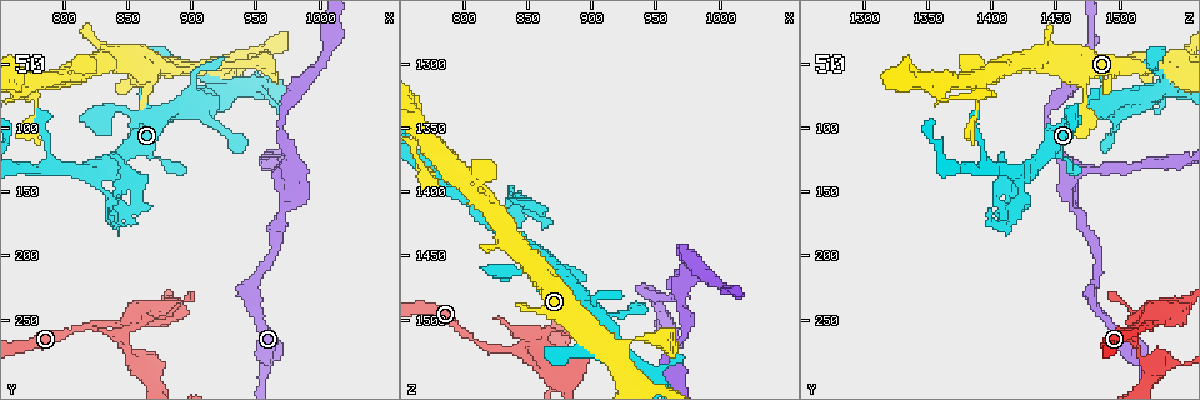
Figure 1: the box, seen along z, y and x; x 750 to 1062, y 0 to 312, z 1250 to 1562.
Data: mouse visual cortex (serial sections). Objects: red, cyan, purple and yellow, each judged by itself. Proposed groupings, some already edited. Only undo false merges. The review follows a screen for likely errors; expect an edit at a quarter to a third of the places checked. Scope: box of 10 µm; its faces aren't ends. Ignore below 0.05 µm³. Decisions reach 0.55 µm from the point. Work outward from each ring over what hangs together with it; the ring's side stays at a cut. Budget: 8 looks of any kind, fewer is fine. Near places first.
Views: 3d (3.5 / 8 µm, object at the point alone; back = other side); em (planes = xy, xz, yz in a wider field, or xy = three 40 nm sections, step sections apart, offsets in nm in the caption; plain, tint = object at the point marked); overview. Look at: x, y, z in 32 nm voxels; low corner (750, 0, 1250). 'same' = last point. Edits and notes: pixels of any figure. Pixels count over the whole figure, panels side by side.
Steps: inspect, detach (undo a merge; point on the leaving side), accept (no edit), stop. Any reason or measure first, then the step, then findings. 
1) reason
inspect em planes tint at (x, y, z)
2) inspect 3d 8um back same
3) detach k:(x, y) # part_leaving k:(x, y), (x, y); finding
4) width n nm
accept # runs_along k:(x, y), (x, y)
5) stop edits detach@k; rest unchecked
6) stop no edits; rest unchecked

abrupt turn
inspect 3d 8um at (864, 92, 1474)

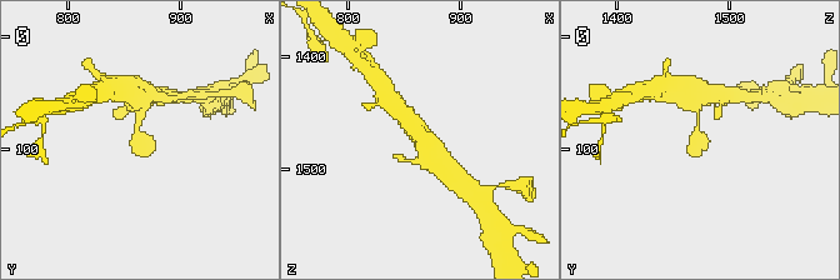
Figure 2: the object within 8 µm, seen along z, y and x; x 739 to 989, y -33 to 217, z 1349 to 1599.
inspect 3d 3.5um same

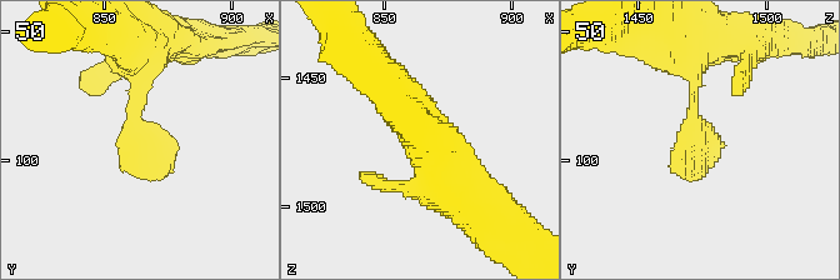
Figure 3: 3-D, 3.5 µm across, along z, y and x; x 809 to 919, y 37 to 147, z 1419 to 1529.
shape alone is not enough
inspect em xy step 1 tint at (863, 89, 1473)

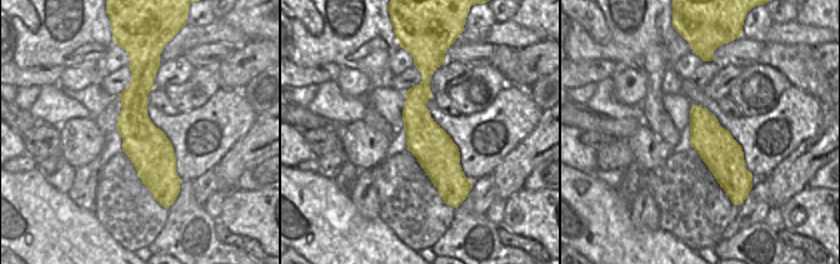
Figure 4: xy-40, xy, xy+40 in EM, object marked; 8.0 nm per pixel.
width 320 nm
accept # runs_along 3:(141, 36), (134, 129), (173, 168); one cell here

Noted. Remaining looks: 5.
inspect 3d 3.5um at (980, 132, 1462)

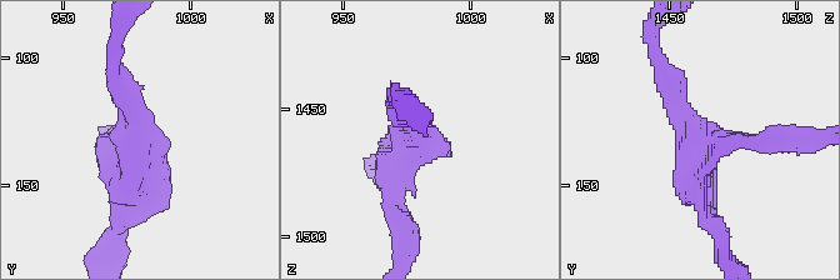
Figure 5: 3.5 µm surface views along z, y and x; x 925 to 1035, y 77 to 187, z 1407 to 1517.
inspect em planes tint at (978, 132, 1460)

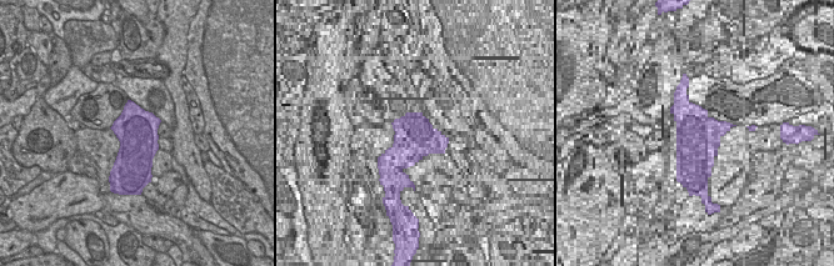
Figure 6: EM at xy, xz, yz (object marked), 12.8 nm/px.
width 550 nm
accept # runs_along 5:(705, 223), (664, 73); continuous, no second cell

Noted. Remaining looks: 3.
four arms meet
inspect 3d 3.5um at (844, 252, 1520)

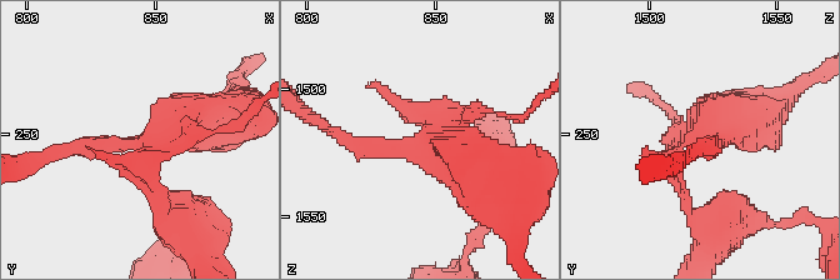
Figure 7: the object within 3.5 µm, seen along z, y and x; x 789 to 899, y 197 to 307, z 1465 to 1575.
inspect em xy step 5 tint at (844, 254, 1522)

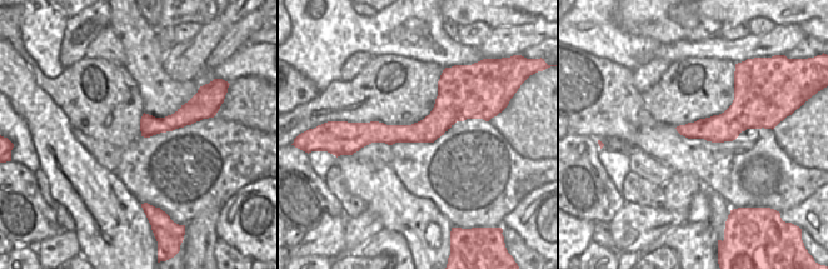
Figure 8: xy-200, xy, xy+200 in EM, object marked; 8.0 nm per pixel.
detach 7:(115, 160) # part_leaving 7:(146, 149), (158, 210), (193, 241); a second cell is stuck on

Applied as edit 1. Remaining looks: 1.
stop edits detach@7; rest unchecked

